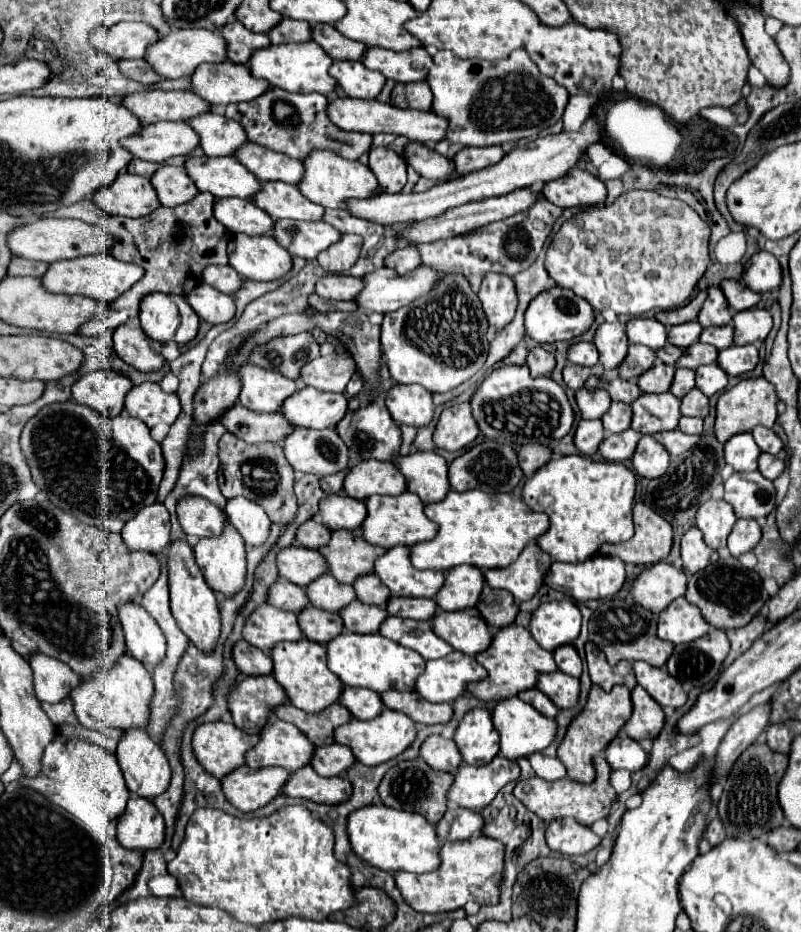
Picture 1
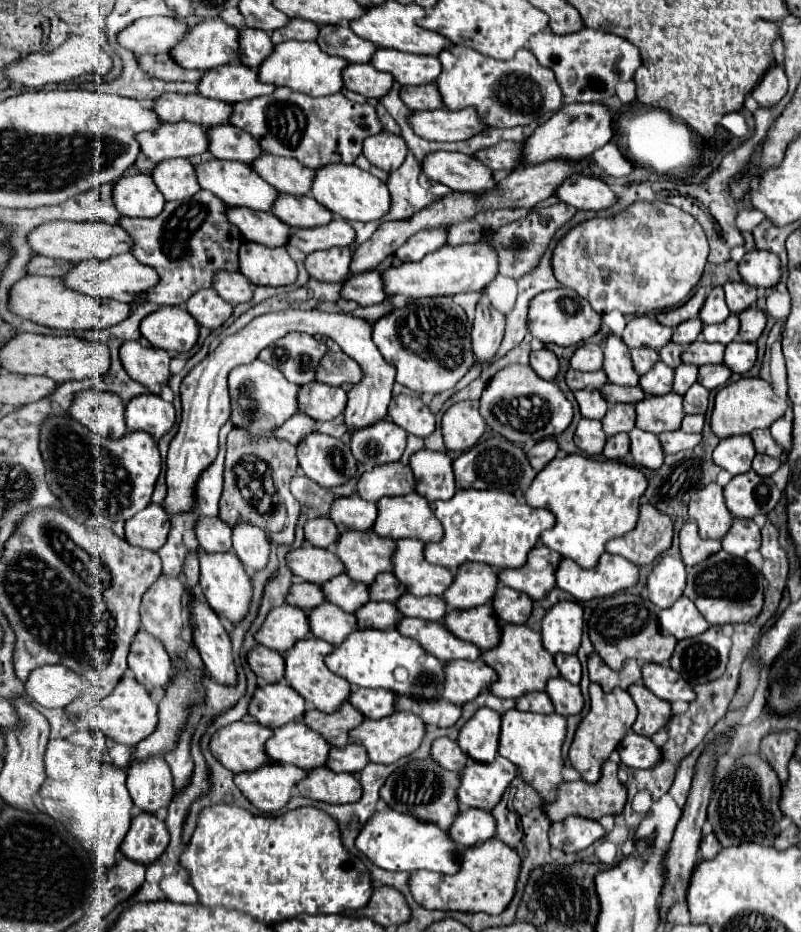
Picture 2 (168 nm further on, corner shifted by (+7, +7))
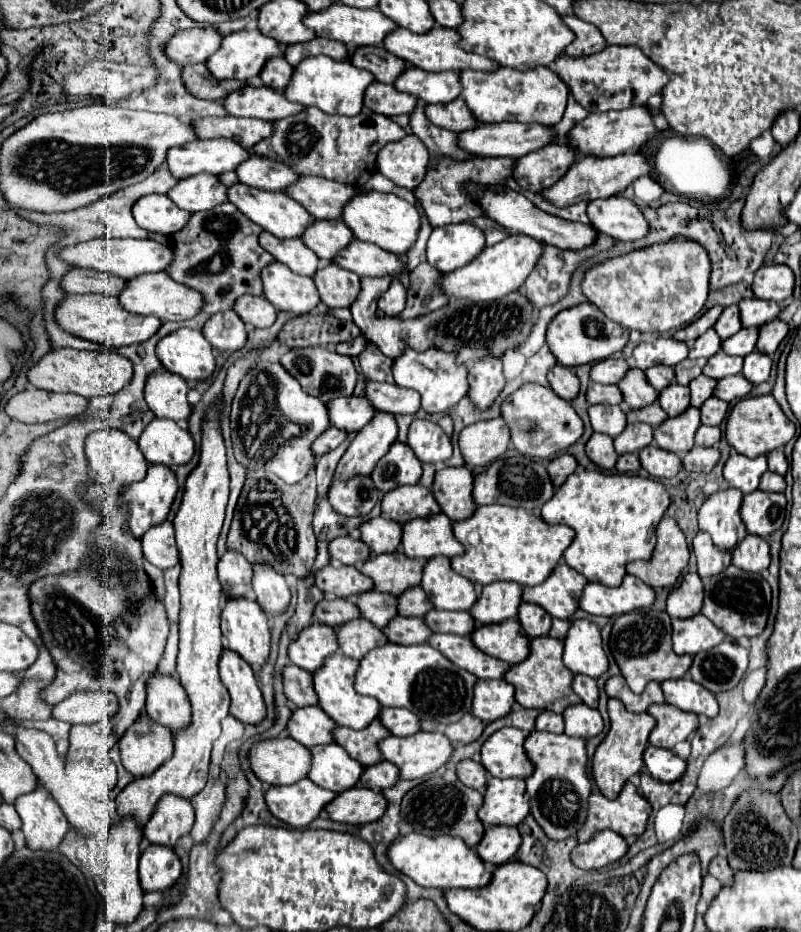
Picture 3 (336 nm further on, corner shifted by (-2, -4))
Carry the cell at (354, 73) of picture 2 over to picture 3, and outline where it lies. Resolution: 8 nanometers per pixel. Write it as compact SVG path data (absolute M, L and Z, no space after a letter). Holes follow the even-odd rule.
M371 82L365 90L365 106L383 116L397 116L397 114L411 114L415 108L415 96L397 92L393 84Z

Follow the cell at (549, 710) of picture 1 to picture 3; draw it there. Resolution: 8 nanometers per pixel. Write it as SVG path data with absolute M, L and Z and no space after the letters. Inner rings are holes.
M543 710L537 716L537 720L535 720L535 728L537 730L547 730L547 732L561 734L563 732L563 716L555 714L555 712L549 712L549 710Z

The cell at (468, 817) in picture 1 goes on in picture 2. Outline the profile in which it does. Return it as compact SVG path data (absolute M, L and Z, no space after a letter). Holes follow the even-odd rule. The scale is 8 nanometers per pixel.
M462 809L454 825L450 827L450 837L458 845L456 849L468 849L478 843L484 843L496 835L496 821L492 813L482 811L482 809Z

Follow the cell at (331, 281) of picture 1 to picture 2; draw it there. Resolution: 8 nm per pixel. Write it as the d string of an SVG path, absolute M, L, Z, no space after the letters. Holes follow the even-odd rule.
M370 271L370 273L358 275L358 277L350 277L342 285L342 297L352 299L362 307L382 303L386 299L384 285L382 285L382 273Z

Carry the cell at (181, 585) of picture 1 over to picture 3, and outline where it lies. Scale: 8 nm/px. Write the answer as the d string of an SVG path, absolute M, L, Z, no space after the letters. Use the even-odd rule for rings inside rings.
M223 648L219 674L231 696L231 716L245 724L259 724L265 716L265 704L251 666L237 652Z

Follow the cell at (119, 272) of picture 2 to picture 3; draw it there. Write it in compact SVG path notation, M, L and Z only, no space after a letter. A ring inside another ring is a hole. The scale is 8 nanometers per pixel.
M153 272L153 274L143 274L143 276L135 276L133 280L127 280L125 288L119 292L119 304L133 314L141 314L141 316L155 316L161 322L165 320L187 320L193 318L195 314L199 314L203 300L201 294L175 282L171 276L167 276L167 272Z

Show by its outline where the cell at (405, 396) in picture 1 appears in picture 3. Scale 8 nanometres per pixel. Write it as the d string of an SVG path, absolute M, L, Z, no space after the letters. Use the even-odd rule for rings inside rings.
M415 418L407 432L407 444L413 448L421 462L445 462L451 454L451 440L443 428L431 420Z

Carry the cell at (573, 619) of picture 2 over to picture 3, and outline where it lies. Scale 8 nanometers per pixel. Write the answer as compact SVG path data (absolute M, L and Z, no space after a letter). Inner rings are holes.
M585 618L573 620L563 644L563 662L573 674L597 678L607 670L609 662L601 644L601 634L593 622Z

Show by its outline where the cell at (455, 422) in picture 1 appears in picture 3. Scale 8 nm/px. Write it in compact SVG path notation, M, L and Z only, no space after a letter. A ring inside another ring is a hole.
M501 418L469 424L459 434L459 448L467 466L489 466L509 448L509 428Z

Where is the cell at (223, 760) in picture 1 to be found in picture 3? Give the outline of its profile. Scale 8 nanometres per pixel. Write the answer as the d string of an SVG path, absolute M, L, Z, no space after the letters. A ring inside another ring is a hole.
M273 738L255 742L249 750L251 770L261 782L271 786L293 784L307 776L311 752L291 738Z

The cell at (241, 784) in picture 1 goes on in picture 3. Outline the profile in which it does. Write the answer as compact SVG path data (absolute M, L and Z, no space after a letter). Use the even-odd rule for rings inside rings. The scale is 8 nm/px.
M309 778L291 786L271 786L265 792L271 814L293 828L305 828L333 796L335 792L319 788Z

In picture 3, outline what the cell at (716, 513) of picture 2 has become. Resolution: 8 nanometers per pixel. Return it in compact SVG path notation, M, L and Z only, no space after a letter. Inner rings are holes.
M727 488L709 496L699 508L699 528L709 532L713 544L723 552L733 552L747 536L739 516L743 494L737 488Z

